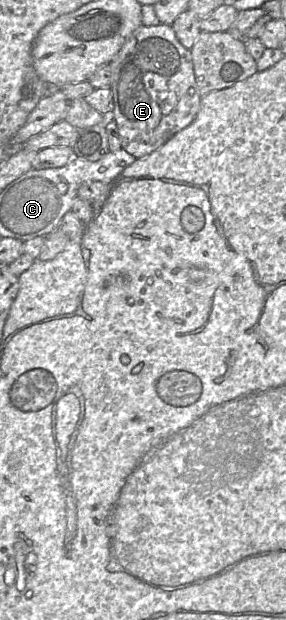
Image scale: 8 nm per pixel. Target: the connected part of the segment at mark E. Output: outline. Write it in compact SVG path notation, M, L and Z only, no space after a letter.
M160 23L157 26L139 26L126 40L120 51L109 63L112 72L111 91L113 94L114 110L111 118L115 120L121 140L121 148L132 154L136 159L141 159L164 145L177 132L189 126L195 119L200 109L201 96L198 92L194 73L191 50L185 48L178 40L171 25Z

